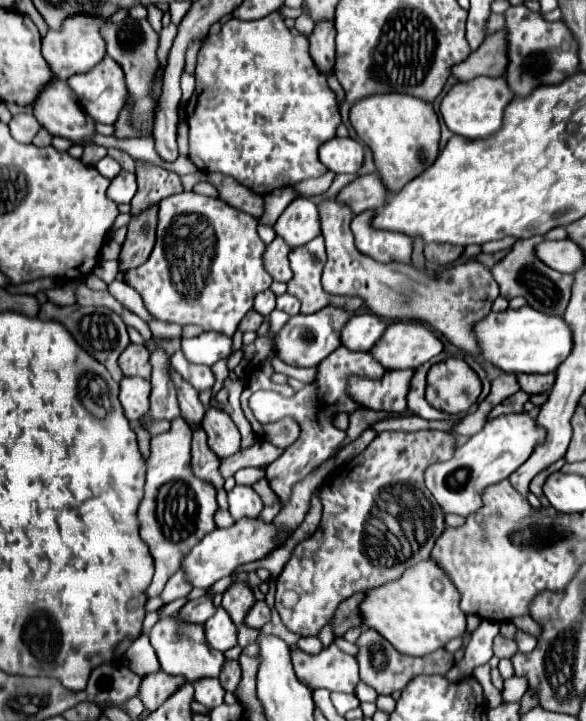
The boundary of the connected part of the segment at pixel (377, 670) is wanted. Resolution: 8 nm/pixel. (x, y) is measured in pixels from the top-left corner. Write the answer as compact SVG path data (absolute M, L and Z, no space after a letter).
M366 628L362 632L356 646L360 648L360 652L356 656L358 666L360 666L360 680L366 682L368 686L372 686L378 694L392 694L396 690L402 690L418 674L446 674L454 664L454 658L448 652L442 652L442 650L436 650L430 656L424 656L424 658L400 654L400 652L394 650L394 646L388 644L388 640L384 640L372 628Z

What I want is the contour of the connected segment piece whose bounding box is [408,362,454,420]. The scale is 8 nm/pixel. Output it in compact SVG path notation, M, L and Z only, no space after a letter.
M426 362L414 372L414 378L412 378L412 384L410 384L410 392L408 392L408 408L414 414L418 414L420 418L426 418L426 420L450 420L454 416L450 416L446 412L440 412L440 410L434 410L424 398L426 372L428 372L430 366L432 366L432 362Z

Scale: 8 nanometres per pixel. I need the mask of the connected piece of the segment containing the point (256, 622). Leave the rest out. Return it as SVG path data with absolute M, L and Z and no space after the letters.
M256 602L256 604L250 608L250 612L246 614L244 624L246 624L248 628L260 630L268 620L270 620L270 608L266 606L266 602Z

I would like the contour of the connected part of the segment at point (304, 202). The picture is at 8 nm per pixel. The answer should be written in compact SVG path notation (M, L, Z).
M310 198L292 200L274 224L278 236L282 236L292 248L304 246L320 234L318 210Z

